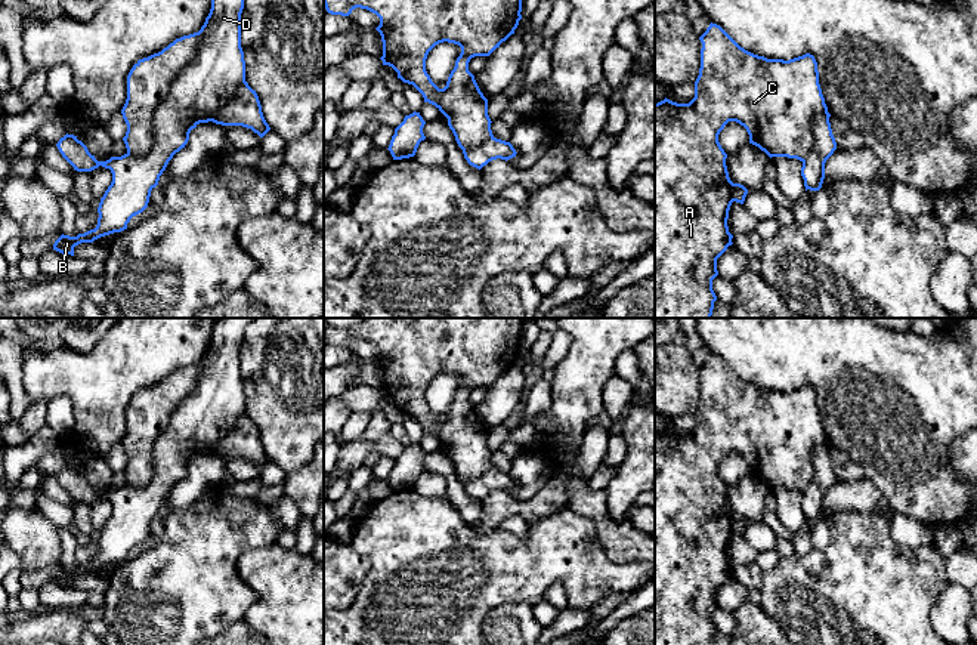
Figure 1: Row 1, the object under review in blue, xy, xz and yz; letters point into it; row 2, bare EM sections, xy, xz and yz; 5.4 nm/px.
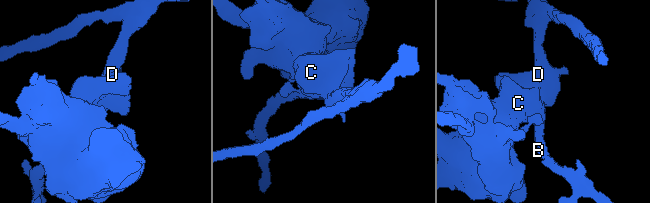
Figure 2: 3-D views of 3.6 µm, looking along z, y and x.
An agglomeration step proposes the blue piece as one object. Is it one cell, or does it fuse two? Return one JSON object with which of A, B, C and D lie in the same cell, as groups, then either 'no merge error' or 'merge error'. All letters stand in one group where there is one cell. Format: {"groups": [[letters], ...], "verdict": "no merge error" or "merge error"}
{"groups": [["A", "C"], ["B", "D"]], "verdict": "merge error"}

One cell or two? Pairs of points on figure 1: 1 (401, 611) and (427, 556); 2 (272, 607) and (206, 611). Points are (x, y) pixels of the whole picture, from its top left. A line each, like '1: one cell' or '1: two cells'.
1: one cell
2: two cells

